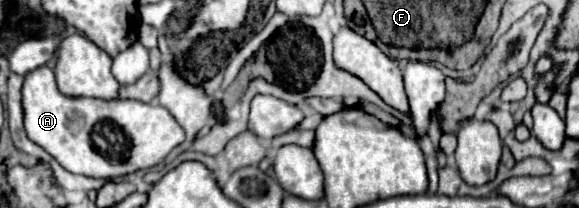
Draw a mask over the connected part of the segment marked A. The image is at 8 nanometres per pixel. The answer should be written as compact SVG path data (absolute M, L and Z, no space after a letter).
M48 66L28 72L22 84L24 128L28 138L42 146L74 174L116 180L130 172L162 162L184 140L184 130L174 116L158 106L138 100L96 100L64 96Z

